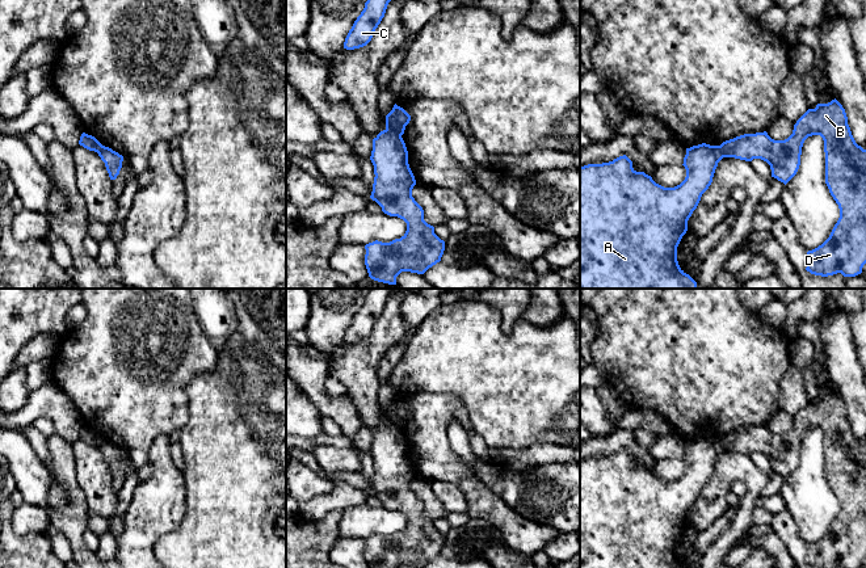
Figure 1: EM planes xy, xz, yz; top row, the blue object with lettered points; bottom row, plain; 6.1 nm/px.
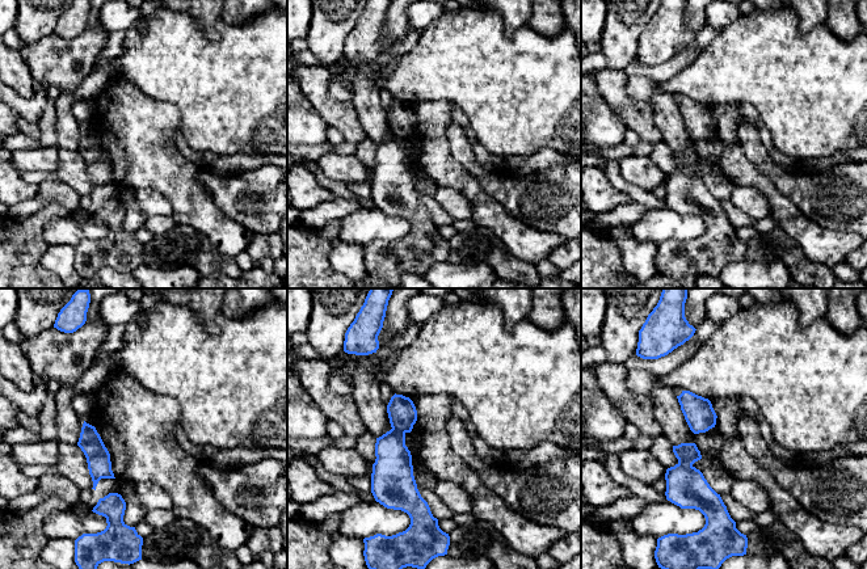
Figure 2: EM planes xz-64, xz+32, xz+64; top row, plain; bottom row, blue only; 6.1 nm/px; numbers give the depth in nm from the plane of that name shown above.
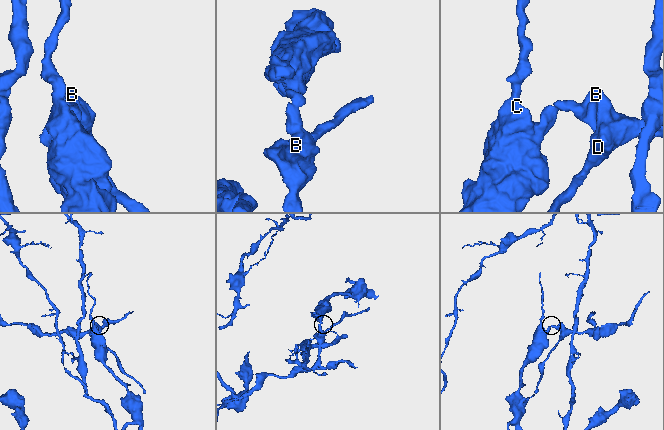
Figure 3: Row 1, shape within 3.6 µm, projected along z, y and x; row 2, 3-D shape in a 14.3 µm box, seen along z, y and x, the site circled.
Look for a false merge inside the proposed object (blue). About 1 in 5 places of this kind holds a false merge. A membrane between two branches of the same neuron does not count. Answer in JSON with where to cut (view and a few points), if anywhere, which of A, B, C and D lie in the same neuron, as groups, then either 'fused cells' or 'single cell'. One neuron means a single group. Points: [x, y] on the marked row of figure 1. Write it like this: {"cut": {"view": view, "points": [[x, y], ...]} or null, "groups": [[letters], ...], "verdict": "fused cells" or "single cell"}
{"cut": {"view": "xz", "points": [[386, 127], [400, 137]]}, "groups": [["A", "C"], ["B", "D"]], "verdict": "fused cells"}

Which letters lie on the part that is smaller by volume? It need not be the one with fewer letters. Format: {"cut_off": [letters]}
{"cut_off": ["B", "D"]}

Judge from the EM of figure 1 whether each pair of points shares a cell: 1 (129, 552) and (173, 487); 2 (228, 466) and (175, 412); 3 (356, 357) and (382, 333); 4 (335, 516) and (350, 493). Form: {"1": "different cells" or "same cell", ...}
{"1": "same cell", "2": "different cells", "3": "same cell", "4": "different cells"}

